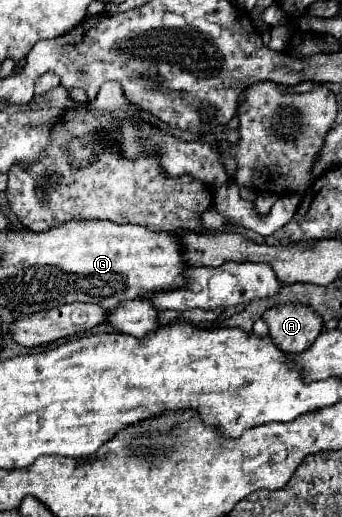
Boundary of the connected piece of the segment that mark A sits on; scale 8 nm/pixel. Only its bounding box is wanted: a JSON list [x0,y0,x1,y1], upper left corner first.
[261,305,321,353]

